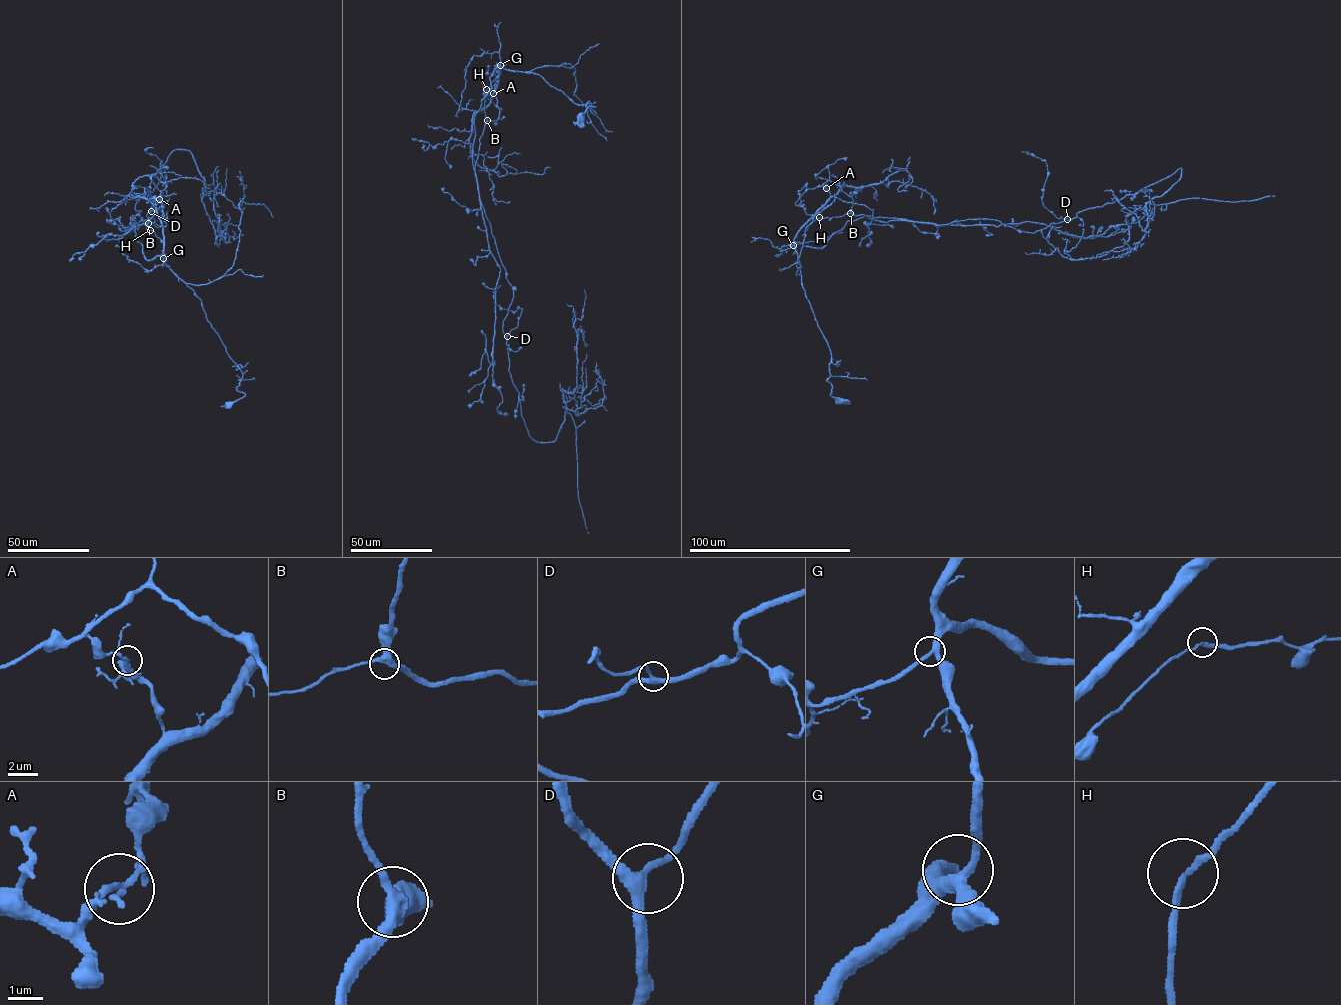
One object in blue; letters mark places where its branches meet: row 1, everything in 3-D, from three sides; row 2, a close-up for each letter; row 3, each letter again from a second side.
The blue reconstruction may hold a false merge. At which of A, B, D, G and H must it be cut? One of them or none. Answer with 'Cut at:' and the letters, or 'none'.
Cut at: A

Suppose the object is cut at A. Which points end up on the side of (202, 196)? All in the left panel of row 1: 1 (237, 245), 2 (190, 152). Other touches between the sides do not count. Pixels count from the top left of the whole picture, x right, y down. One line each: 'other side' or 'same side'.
1: other side
2: same side

